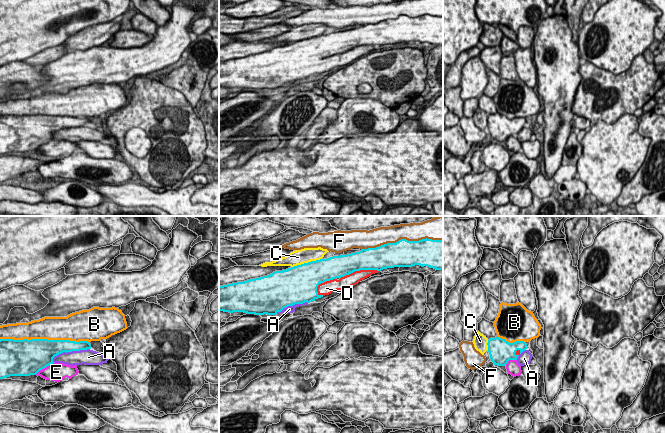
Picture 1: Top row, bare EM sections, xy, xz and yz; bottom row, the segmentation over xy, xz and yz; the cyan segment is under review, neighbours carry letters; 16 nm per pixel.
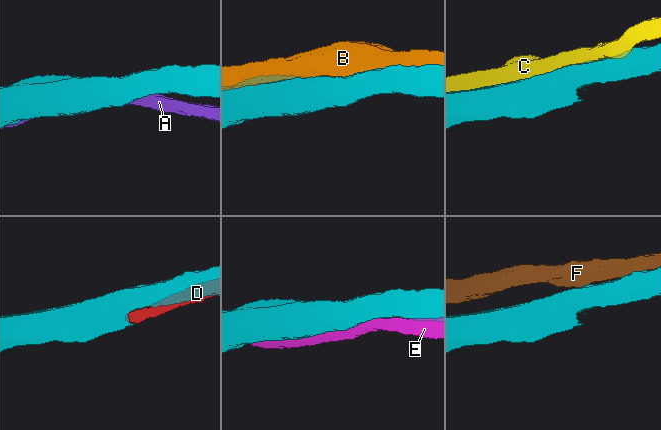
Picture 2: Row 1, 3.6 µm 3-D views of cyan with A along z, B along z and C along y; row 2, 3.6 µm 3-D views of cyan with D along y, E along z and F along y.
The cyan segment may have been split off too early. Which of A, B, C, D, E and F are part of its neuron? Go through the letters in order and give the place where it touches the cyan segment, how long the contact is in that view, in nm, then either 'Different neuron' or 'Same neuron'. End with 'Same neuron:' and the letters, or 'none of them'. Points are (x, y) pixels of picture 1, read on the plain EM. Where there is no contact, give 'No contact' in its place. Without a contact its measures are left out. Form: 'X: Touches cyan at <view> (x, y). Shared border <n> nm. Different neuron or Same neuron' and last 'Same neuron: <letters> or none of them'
A: Touches cyan at xy (69, 127). Shared border 650 nm. Different neuron
B: Touches cyan at xy (45, 115). Shared border 1450 nm. Different neuron
C: Touches cyan at xz (306, 39). Shared border 500 nm. Different neuron
D: Touches cyan at xz (359, 46). Shared border 650 nm. Same neuron
E: Touches cyan at xy (44, 143). Shared border 360 nm. Different neuron
F: Touches cyan at xz (402, 15). Shared border 1300 nm. Different neuron
Same neuron: D

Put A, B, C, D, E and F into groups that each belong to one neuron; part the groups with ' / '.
A / B / C / D / E / F

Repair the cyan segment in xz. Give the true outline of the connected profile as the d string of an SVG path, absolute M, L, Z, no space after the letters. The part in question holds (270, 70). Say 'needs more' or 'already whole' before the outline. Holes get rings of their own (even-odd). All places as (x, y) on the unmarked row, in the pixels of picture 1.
needs more; M401 15L376 24L311 37L270 51L219 62L219 87L244 88L255 91L276 91L288 82L310 79L337 66L344 66L383 45L420 41L443 46L443 16Z

